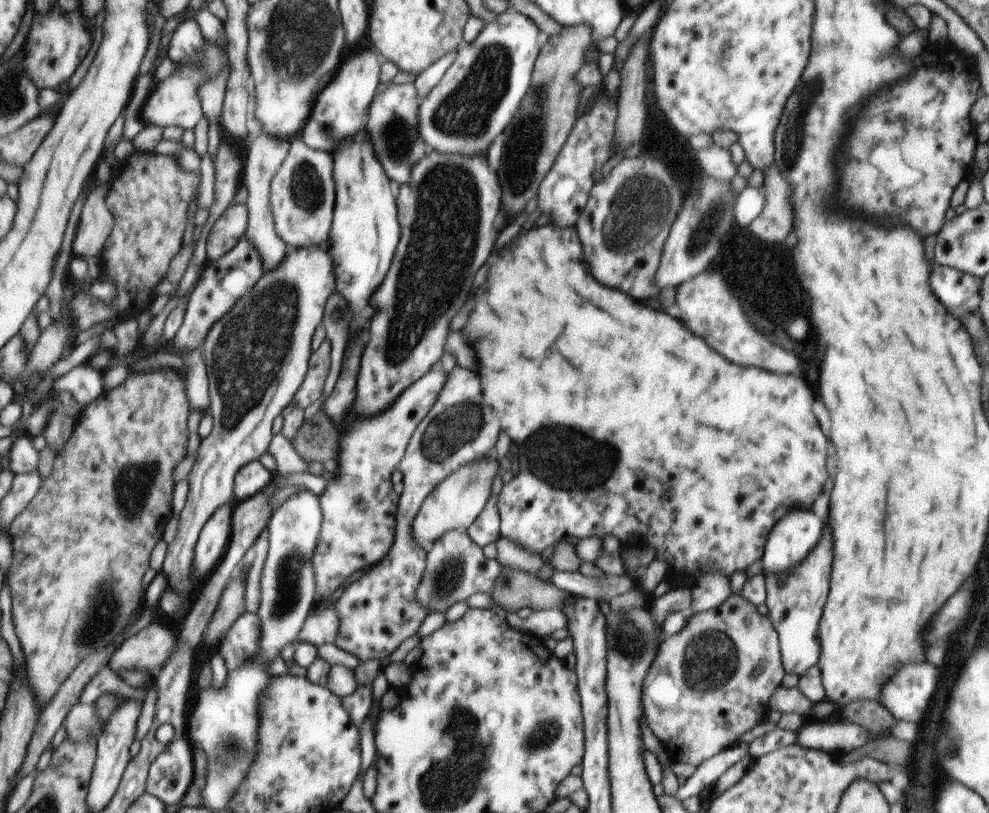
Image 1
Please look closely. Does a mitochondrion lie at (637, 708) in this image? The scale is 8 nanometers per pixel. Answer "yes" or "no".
no

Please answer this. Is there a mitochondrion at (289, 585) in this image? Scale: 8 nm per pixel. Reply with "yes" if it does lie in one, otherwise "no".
yes

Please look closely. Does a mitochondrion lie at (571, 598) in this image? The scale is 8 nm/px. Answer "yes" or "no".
no

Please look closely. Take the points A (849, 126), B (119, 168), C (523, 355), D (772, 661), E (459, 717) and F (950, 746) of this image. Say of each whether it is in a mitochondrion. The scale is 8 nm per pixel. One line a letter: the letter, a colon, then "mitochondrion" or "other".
A: other
B: other
C: other
D: other
E: mitochondrion
F: mitochondrion

